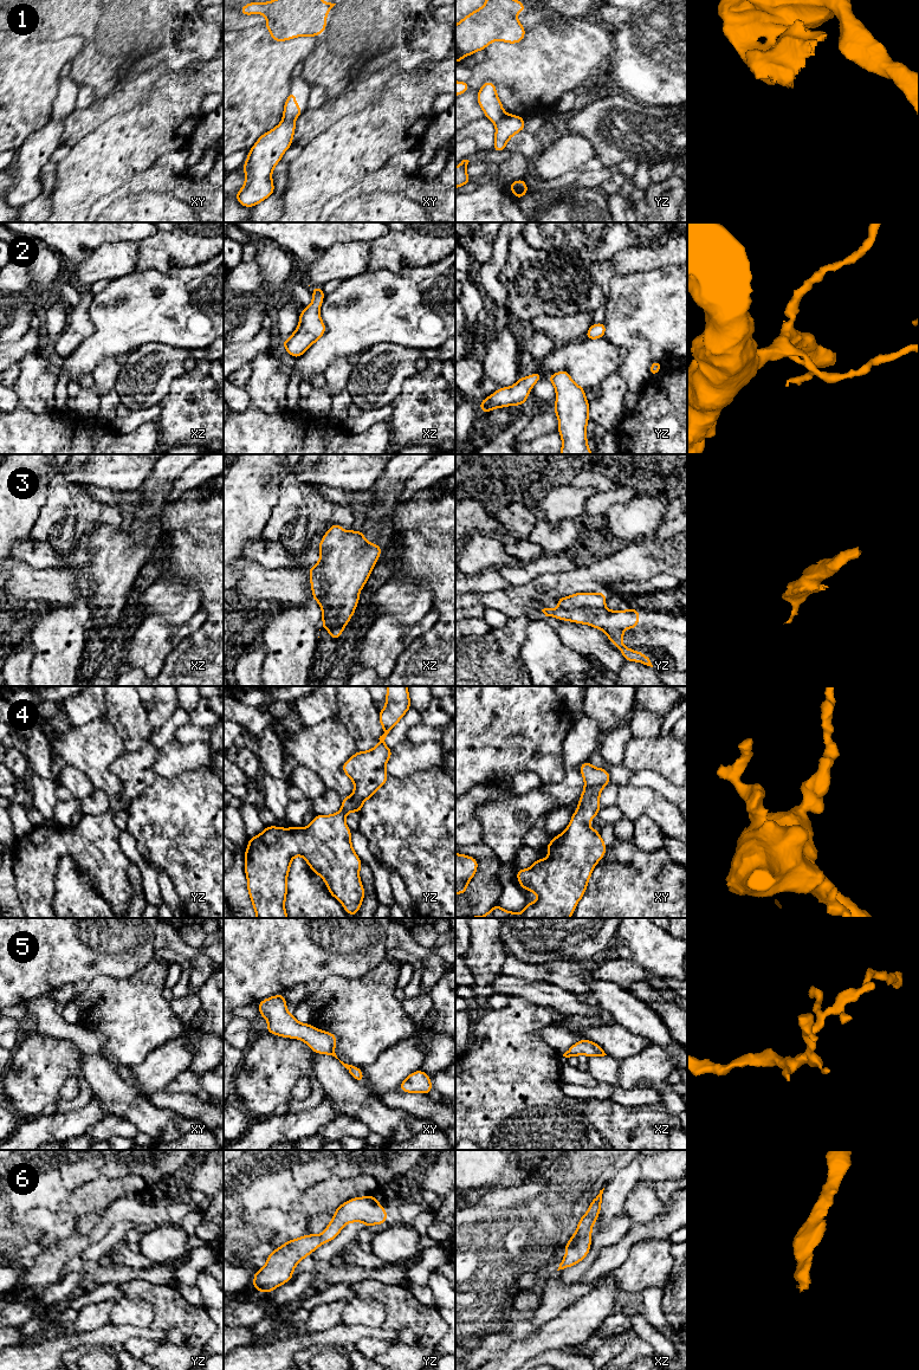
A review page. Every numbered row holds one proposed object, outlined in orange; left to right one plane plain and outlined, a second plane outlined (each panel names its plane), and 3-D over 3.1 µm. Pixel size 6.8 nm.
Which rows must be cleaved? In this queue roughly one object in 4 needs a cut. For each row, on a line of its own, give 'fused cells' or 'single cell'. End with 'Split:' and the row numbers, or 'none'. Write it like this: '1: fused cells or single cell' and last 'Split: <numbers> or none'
1: fused cells
2: single cell
3: fused cells
4: single cell
5: single cell
6: single cell
Split: 1, 3

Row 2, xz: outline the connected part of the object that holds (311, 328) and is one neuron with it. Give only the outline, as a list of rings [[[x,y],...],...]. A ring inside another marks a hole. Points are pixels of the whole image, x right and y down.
[[[313,286],[313,299],[308,308],[302,309],[297,329],[287,340],[281,342],[283,347],[292,357],[298,358],[302,356],[325,334],[326,328],[319,315],[324,297],[325,293],[322,287]]]

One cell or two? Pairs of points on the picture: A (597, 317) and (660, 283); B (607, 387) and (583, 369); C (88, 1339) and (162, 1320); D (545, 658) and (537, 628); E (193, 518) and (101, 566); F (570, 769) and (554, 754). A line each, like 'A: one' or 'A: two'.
A: two
B: two
C: two
D: one
E: two
F: two

